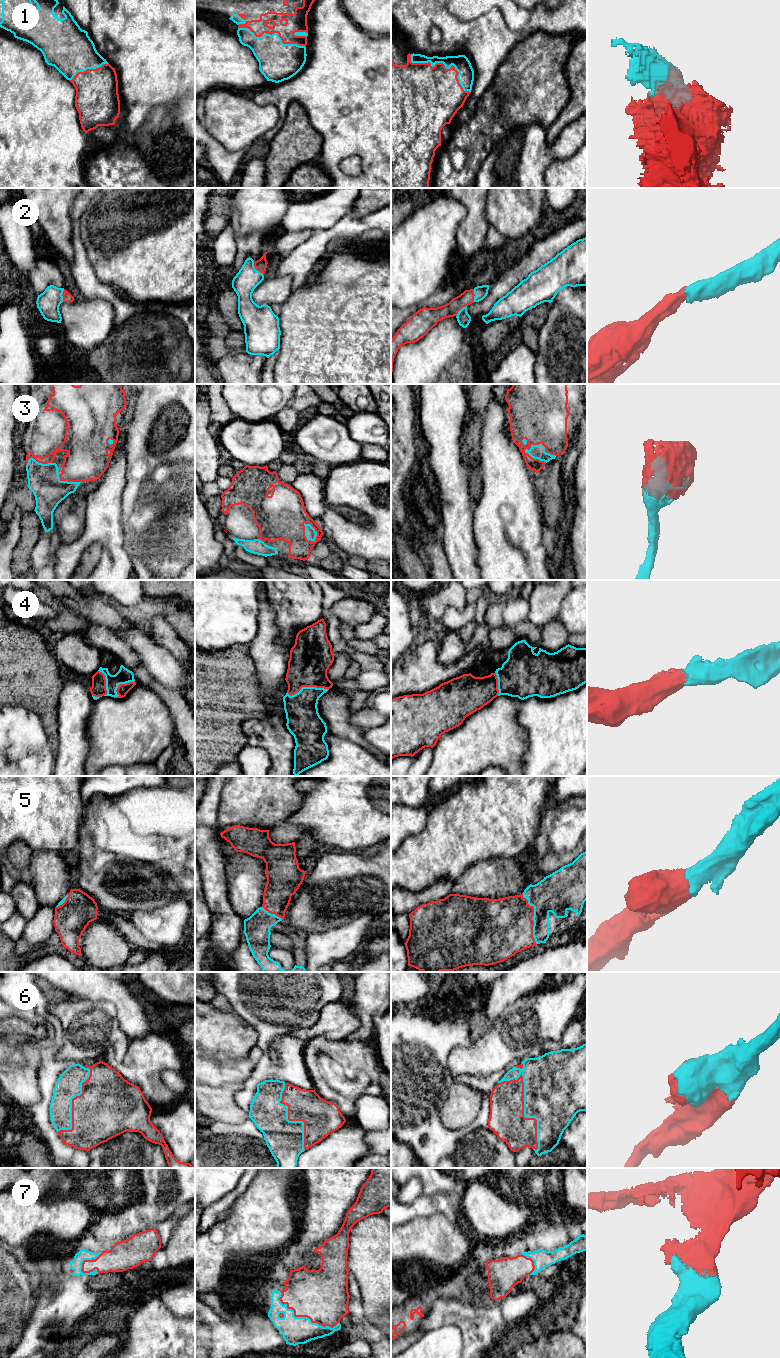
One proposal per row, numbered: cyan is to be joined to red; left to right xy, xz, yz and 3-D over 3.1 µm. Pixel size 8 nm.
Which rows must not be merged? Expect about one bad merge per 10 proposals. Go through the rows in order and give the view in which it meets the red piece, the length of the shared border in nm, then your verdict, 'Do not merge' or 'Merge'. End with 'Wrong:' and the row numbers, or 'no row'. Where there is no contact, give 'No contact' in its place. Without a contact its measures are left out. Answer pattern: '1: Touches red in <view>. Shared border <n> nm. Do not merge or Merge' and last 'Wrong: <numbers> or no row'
1: Touches red in yz. Shared border 600 nm. Merge
2: Touches red in xz. Shared border 130 nm. Merge
3: Touches red in yz. Shared border 260 nm. Merge
4: Touches red in xz. Shared border 340 nm. Merge
5: Touches red in yz. Shared border 440 nm. Merge
6: Touches red in yz. Shared border 650 nm. Merge
7: Touches red in xz. Shared border 550 nm. Merge
Wrong: no row

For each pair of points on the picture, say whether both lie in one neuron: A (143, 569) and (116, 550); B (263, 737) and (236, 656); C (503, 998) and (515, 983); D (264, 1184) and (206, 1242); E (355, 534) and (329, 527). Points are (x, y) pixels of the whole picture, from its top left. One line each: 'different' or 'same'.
A: different
B: different
C: same
D: same
E: same

